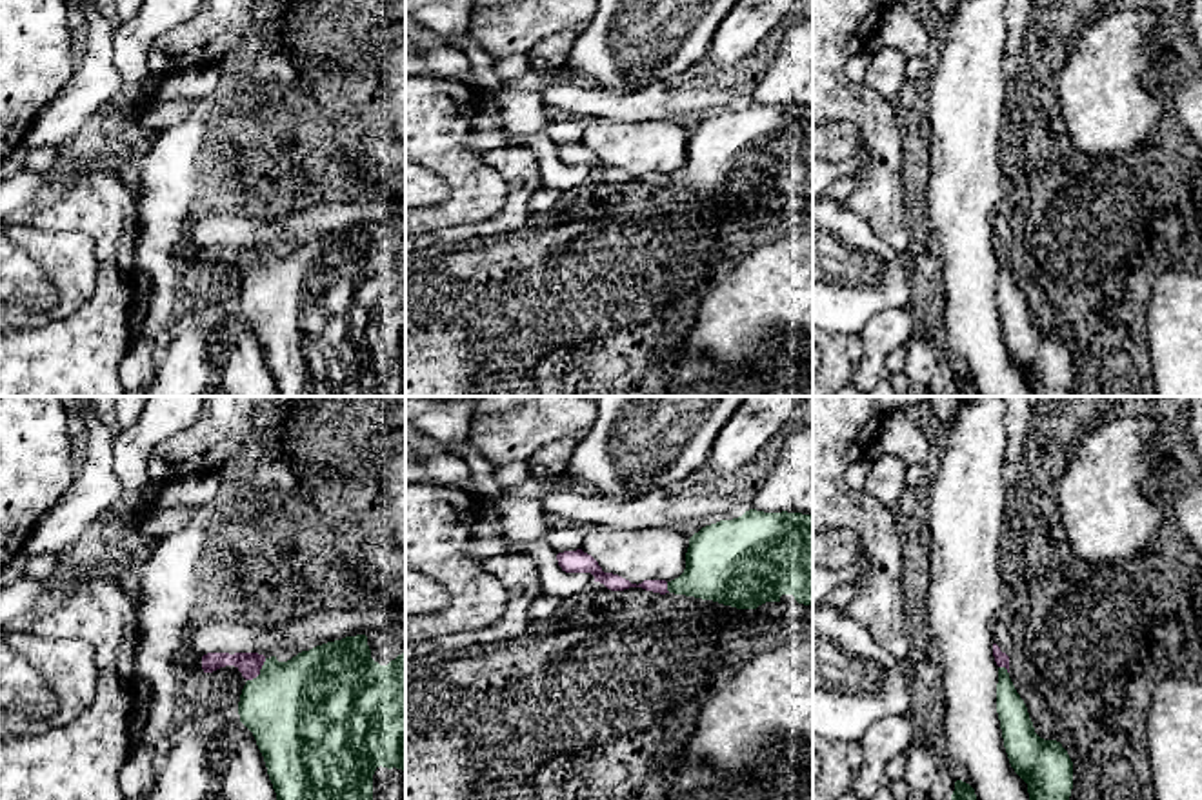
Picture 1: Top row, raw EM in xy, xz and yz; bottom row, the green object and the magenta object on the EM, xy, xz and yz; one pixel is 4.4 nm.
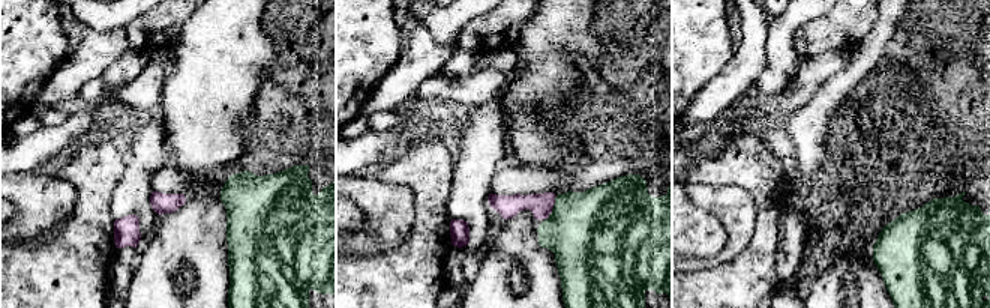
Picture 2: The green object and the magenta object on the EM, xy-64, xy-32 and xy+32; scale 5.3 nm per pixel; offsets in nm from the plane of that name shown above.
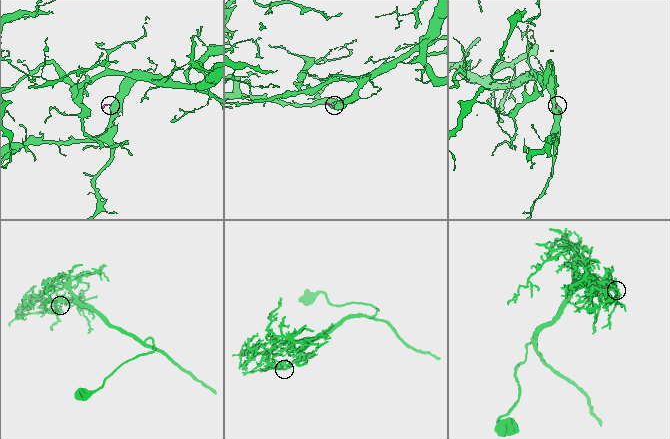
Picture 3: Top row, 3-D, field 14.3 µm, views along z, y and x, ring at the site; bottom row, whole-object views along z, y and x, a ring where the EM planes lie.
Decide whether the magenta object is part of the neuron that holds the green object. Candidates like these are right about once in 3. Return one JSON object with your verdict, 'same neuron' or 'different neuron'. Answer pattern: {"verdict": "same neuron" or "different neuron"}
{"verdict": "same neuron"}

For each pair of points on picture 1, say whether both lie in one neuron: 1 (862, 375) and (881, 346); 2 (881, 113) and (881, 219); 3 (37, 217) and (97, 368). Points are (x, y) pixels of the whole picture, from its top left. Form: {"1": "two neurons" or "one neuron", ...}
{"1": "one neuron", "2": "one neuron", "3": "one neuron"}

